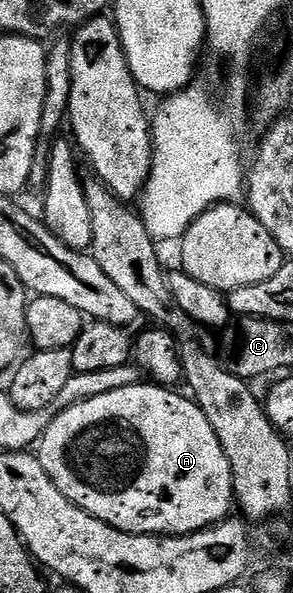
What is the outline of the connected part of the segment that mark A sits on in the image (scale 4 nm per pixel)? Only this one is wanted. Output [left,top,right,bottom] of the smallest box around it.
[36,382,236,536]

